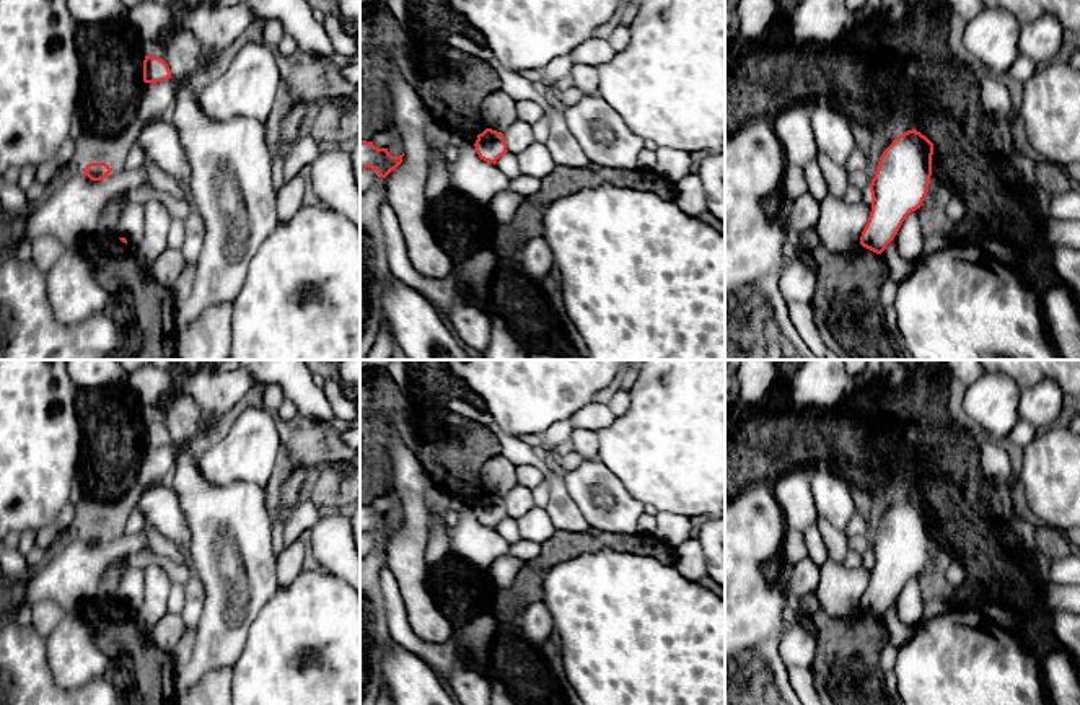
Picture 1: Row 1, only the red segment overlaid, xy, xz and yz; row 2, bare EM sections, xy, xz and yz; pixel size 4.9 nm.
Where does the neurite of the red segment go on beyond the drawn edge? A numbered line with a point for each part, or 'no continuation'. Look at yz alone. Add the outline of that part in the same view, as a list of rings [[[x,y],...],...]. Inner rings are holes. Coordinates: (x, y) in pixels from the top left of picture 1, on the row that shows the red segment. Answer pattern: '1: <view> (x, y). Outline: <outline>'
no continuation

